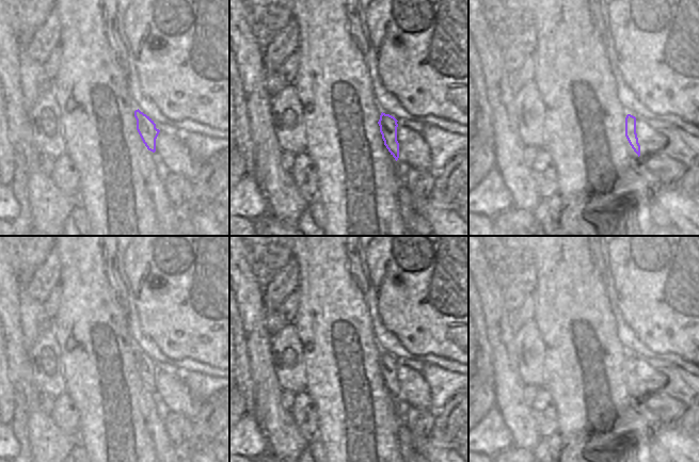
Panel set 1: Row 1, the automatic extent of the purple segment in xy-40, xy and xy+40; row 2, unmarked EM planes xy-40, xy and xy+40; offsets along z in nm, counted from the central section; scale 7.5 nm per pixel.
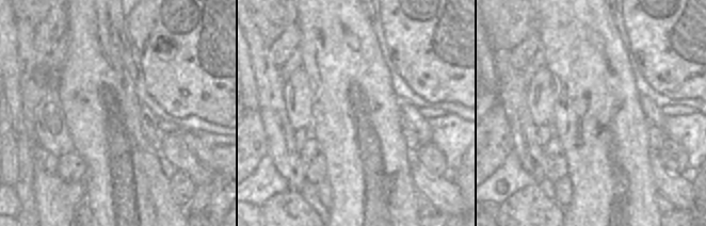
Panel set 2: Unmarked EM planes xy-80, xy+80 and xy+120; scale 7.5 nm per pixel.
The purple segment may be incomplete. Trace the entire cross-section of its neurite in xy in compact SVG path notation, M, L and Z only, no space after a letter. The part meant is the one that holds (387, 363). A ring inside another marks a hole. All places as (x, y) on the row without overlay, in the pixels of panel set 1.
M383 351L381 352L380 359L378 361L384 384L396 400L399 397L399 382L397 380L397 361L398 360L394 355L385 353Z

